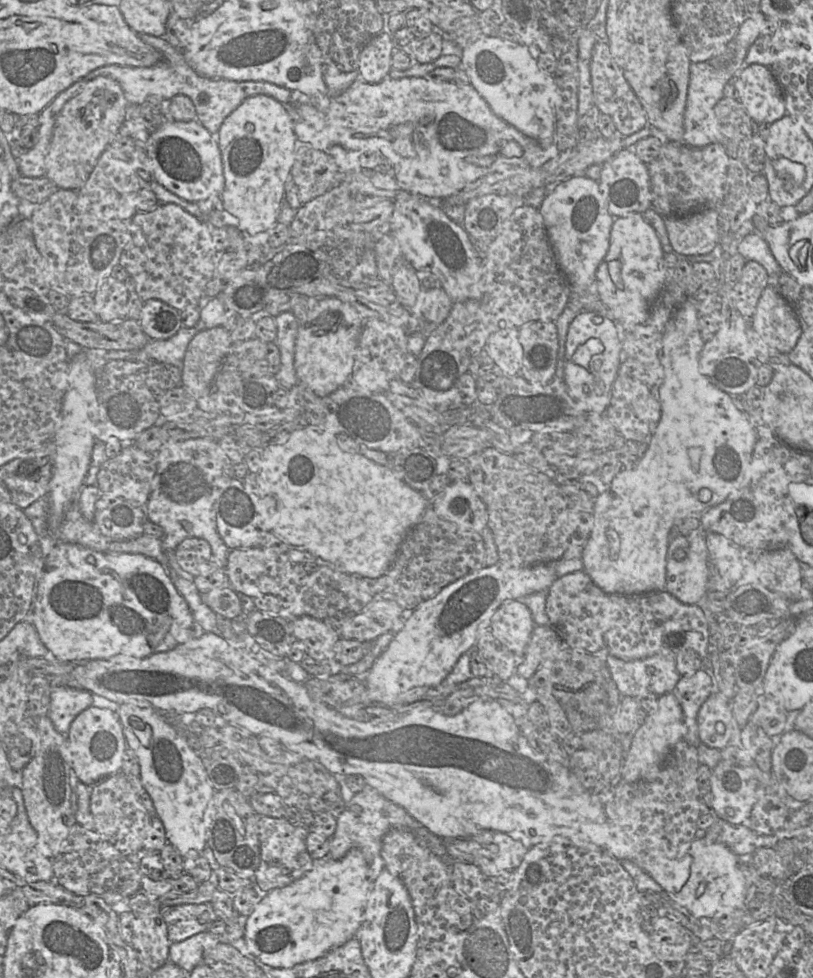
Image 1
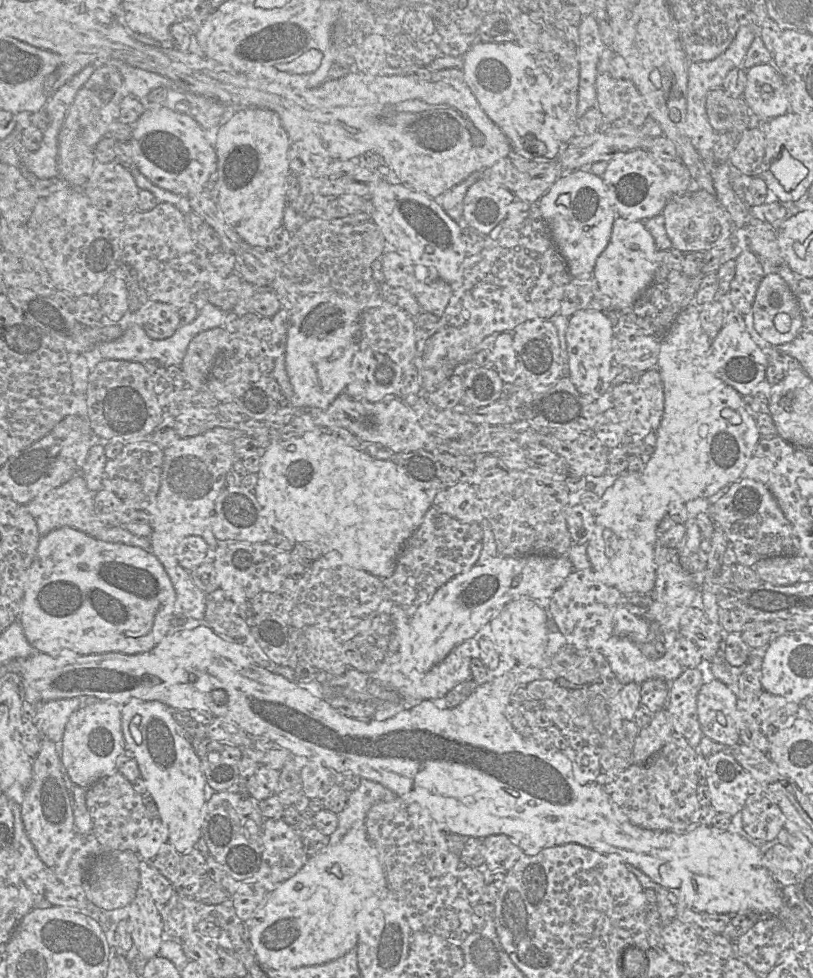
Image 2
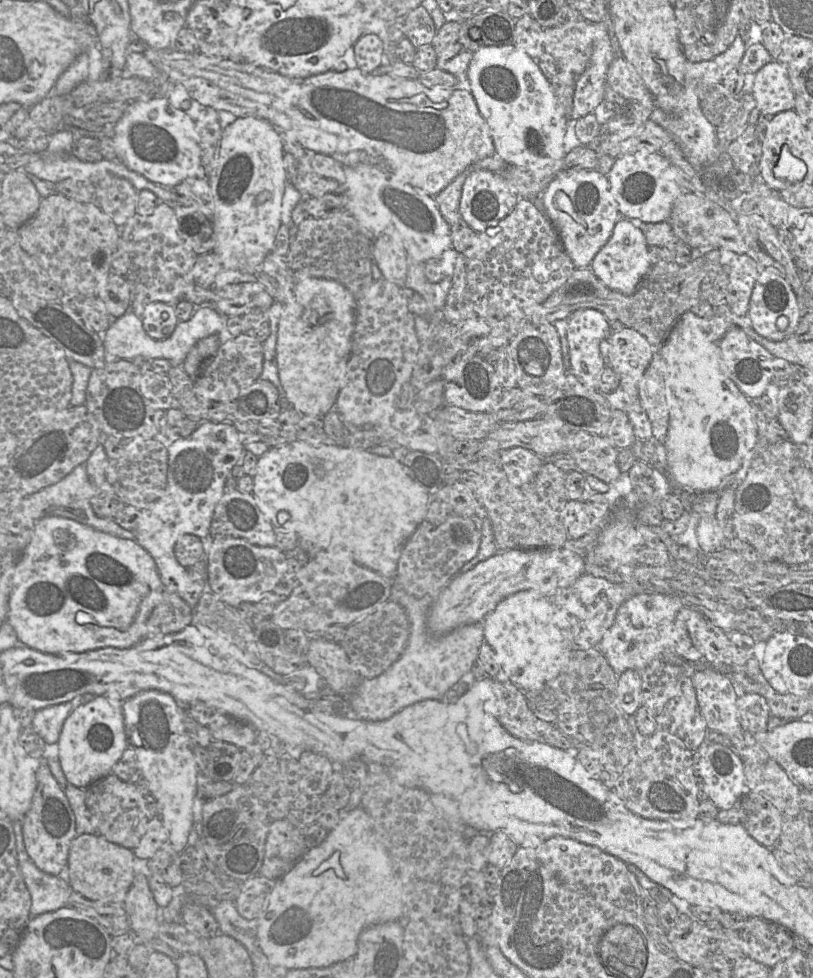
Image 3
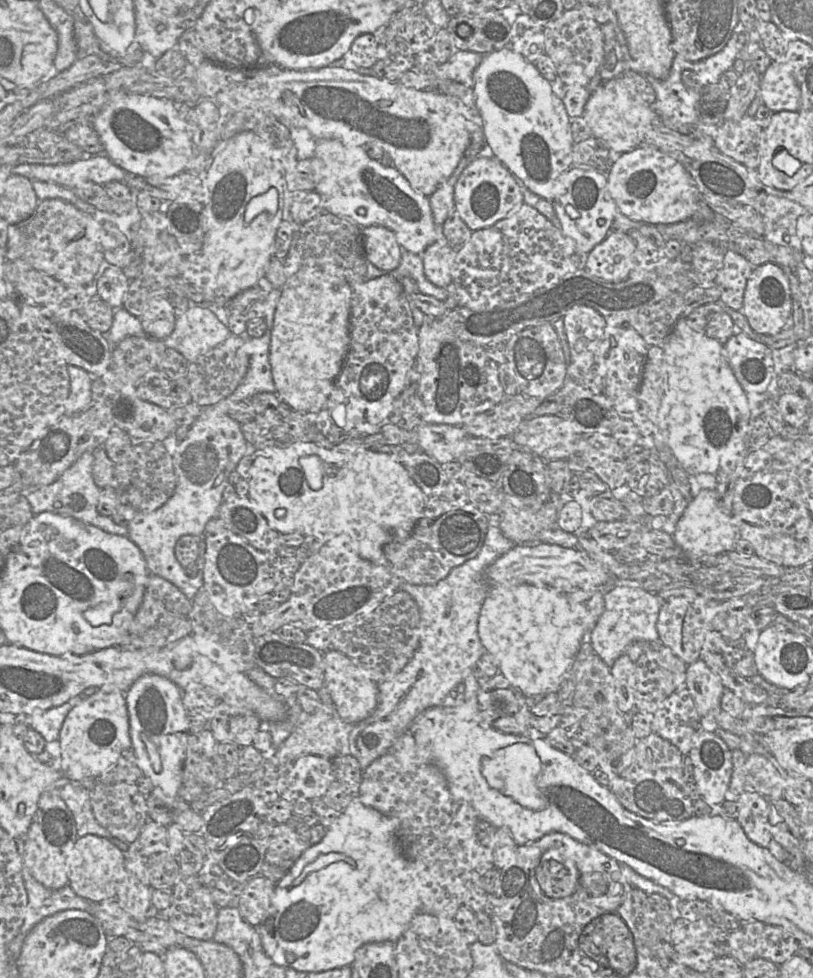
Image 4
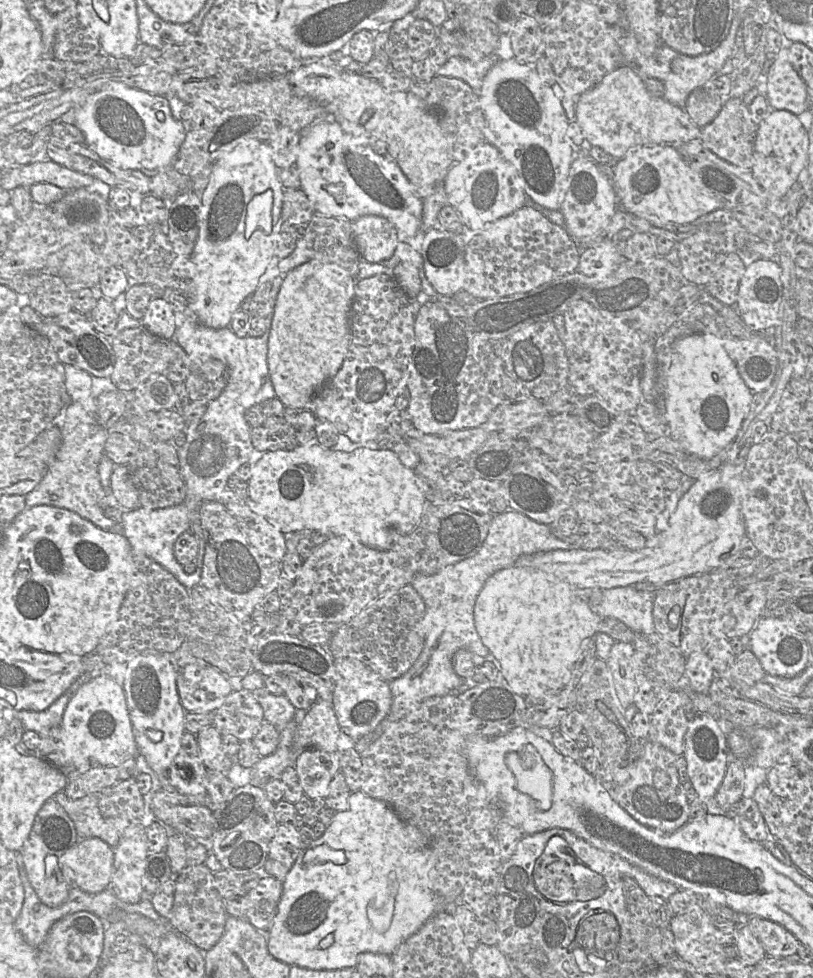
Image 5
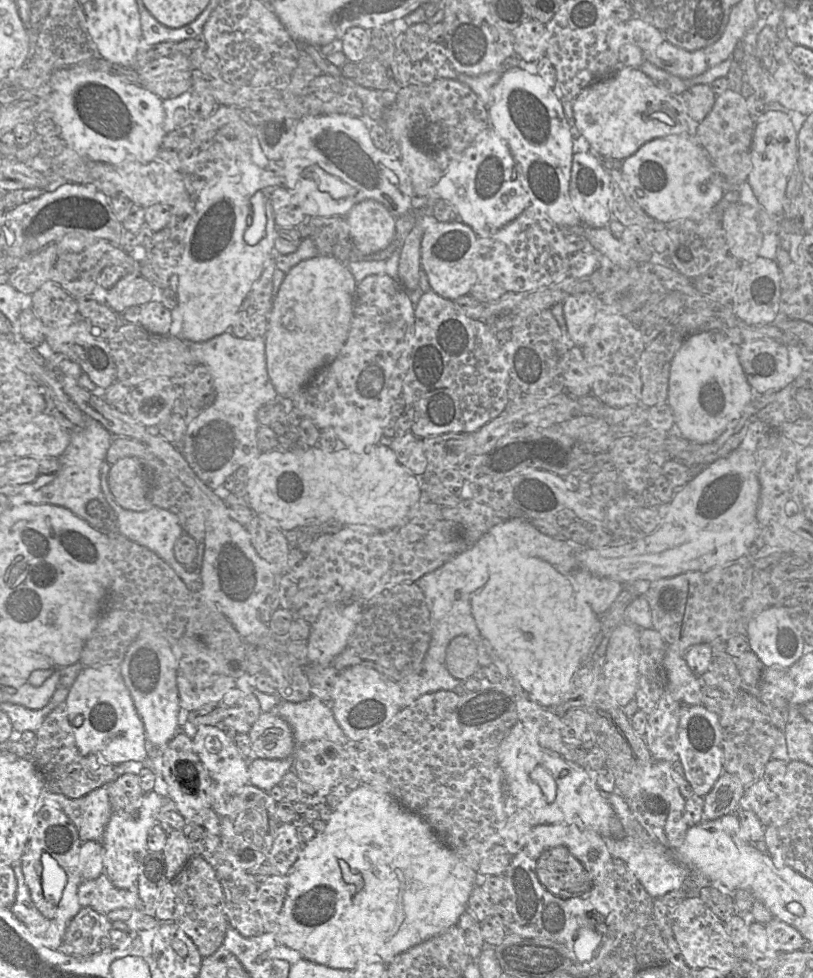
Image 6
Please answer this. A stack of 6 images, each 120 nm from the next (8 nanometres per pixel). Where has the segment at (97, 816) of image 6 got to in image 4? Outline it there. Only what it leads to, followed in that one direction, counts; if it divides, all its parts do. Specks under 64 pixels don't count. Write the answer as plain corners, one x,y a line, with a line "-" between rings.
63,780
60,786
60,797
73,814
76,823
77,836
96,835
111,841
124,853
128,849
126,844
113,837
95,819
90,799
90,790
94,783
75,784

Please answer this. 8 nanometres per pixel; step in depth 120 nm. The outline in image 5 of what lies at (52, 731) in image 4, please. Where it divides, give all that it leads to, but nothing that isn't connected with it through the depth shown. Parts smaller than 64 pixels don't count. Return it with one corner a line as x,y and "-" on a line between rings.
67,693
62,694
46,710
15,711
15,718
18,718
25,731
35,731
38,734
46,734
51,728
61,725
62,717
70,700

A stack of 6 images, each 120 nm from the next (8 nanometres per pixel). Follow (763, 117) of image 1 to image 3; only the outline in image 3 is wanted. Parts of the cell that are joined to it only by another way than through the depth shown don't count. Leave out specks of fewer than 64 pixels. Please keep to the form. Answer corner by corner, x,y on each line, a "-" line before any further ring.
771,60
754,76
753,105
761,112
775,115
794,109
795,96
786,68

